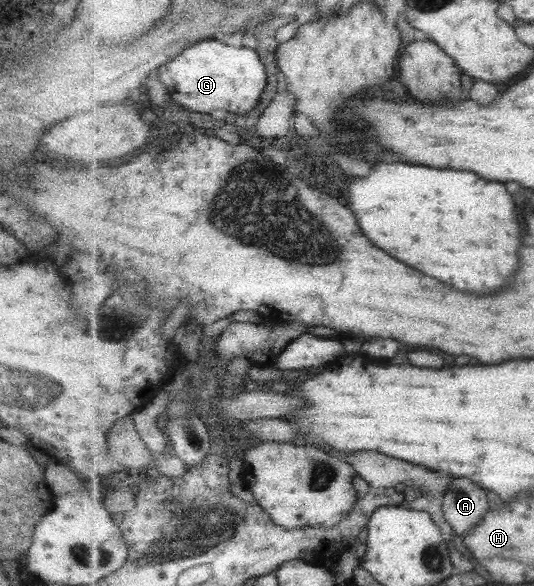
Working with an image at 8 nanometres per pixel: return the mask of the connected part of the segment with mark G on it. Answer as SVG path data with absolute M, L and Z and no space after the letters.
M214 38L201 40L186 48L171 62L157 68L156 75L167 85L172 100L190 111L215 116L217 112L241 114L241 118L259 106L267 86L265 64L252 44L243 48L223 44Z

